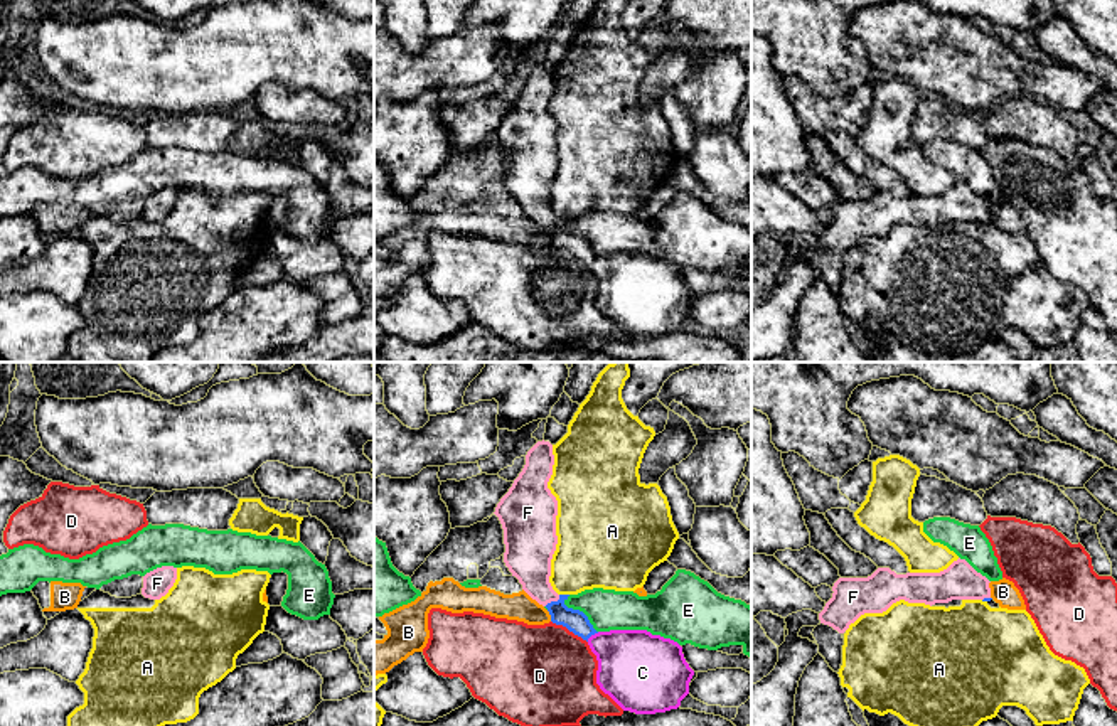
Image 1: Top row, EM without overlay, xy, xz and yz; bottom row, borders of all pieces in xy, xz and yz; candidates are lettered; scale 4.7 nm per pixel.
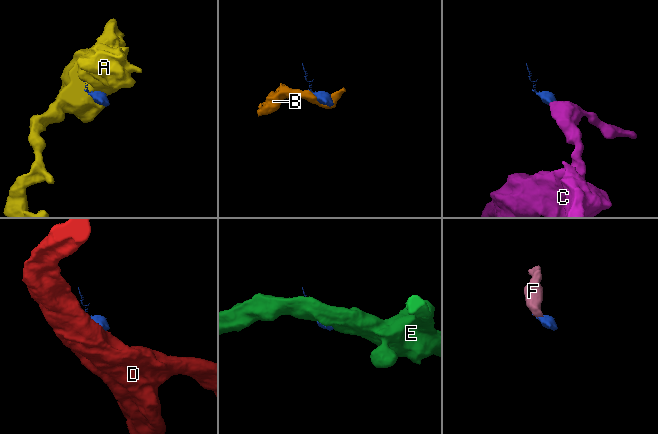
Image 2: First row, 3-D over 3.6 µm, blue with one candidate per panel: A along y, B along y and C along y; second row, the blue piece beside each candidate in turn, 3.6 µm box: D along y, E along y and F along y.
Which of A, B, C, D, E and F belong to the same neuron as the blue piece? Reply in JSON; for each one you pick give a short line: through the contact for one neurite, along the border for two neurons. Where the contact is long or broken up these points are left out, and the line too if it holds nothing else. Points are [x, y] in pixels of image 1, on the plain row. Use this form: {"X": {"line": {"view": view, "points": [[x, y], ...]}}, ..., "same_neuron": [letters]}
{"C": {"line": {"view": "xz", "points": [[575, 243], [592, 256], [632, 287]]}}, "F": {"line": {"view": "xz", "points": [[575, 243], [553, 224], [536, 208], [528, 179]]}}, "same_neuron": ["C", "F"]}

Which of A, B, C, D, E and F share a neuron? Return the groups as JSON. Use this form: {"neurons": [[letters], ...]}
{"neurons": [["A"], ["B"], ["C", "F"], ["D"], ["E"]]}

